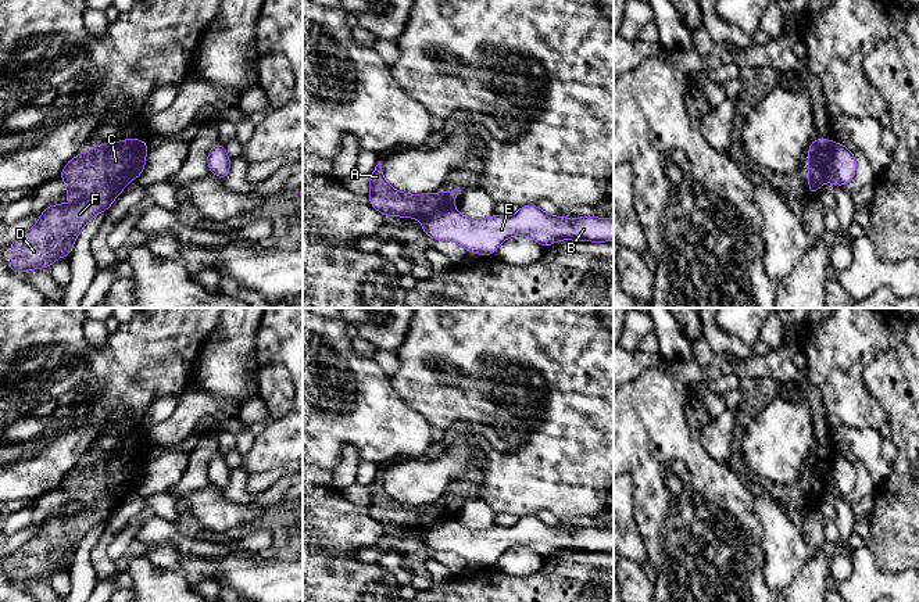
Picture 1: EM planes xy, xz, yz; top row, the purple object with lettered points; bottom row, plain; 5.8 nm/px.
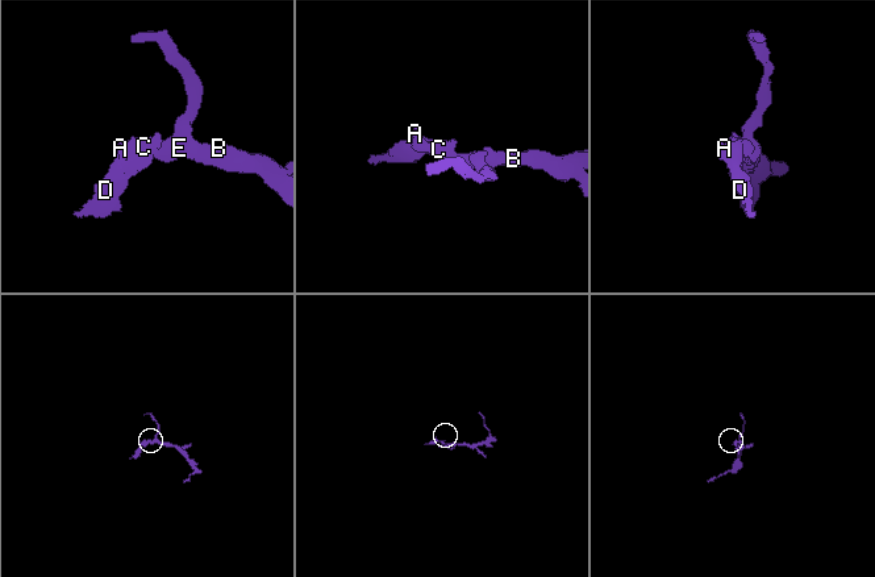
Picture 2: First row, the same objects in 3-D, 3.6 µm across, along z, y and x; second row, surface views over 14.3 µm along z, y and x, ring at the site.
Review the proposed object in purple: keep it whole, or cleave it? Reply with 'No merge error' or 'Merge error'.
Merge error

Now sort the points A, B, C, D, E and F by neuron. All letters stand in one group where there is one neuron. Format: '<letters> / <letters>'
A C D F / B E

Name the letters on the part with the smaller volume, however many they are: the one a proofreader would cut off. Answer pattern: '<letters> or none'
A, C, D, F

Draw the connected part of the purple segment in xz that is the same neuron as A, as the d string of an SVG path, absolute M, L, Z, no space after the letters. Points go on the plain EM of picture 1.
M380 472L368 490L371 494L369 513L385 527L423 530L454 515L461 504L460 499L454 499L450 504L405 505L385 491Z

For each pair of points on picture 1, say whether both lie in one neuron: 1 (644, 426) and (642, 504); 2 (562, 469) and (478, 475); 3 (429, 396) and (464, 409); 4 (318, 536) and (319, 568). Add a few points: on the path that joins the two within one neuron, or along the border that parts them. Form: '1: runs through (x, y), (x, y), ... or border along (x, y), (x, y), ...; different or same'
1: runs through (643, 445), (643, 484); same
2: border along (476, 463), (483, 470), (483, 480), (481, 483); different
3: runs through (437, 402), (456, 404); same
4: border along (317, 548), (350, 552); different

